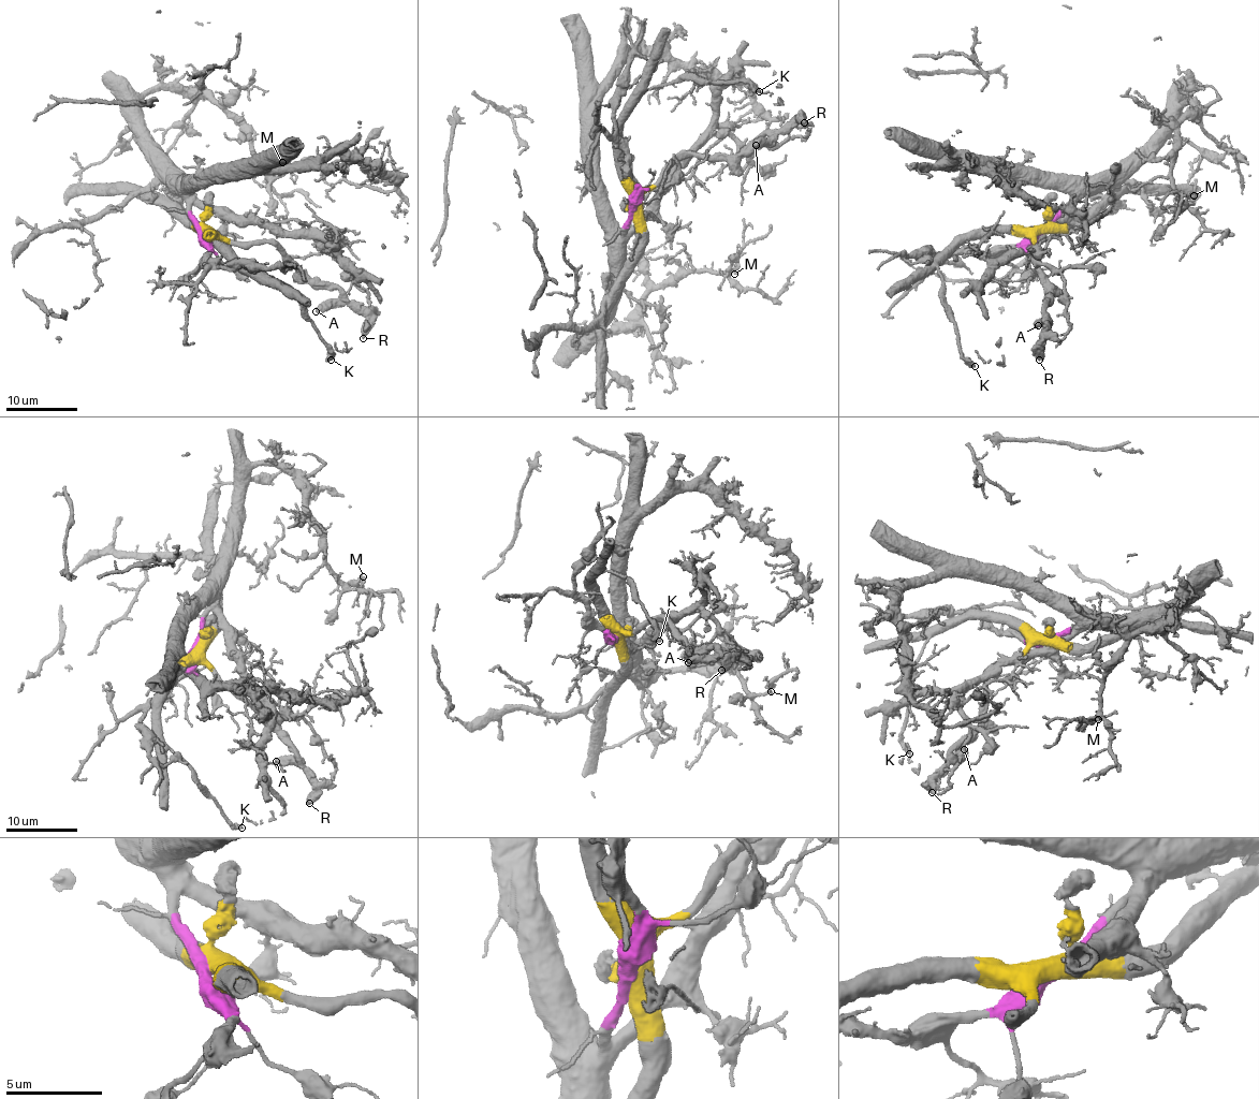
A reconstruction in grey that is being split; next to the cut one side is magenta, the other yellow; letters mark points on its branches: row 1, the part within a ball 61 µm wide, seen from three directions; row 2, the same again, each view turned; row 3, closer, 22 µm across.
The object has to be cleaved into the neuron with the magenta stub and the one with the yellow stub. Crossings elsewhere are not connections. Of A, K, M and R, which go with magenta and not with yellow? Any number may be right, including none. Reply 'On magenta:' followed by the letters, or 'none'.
On magenta: M

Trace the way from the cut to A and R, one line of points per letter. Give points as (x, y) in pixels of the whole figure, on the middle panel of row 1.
A: (632, 206), (670, 165), (685, 157), (733, 157), (763, 133), (770, 134), (757, 145)
R: (632, 206), (670, 165), (685, 157), (733, 157), (763, 133), (773, 134), (795, 119), (805, 120), (804, 122)

